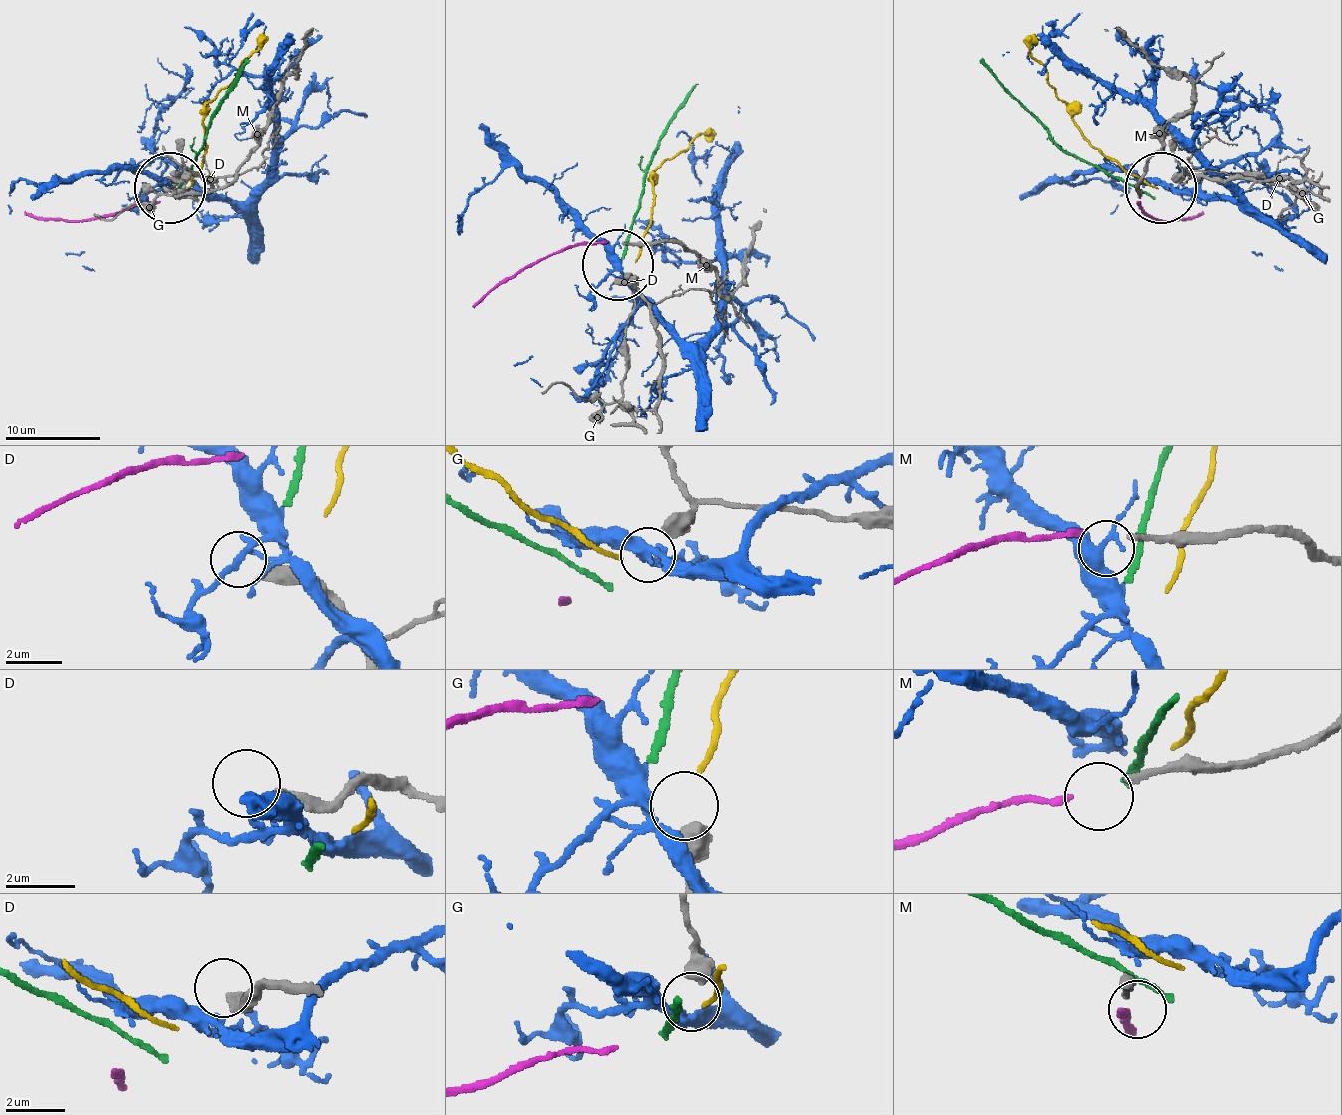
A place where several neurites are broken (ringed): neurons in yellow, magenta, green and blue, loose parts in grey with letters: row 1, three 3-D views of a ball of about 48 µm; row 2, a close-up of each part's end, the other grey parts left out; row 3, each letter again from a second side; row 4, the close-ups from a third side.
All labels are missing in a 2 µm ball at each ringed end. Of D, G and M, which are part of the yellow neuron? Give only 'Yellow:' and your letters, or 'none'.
Yellow: G

